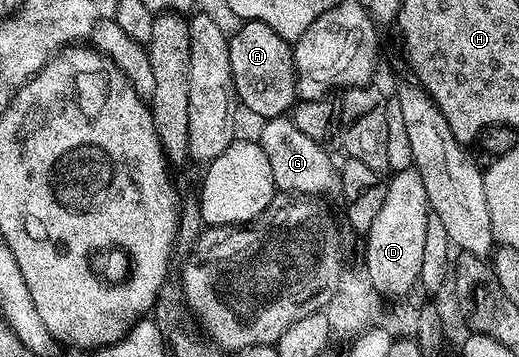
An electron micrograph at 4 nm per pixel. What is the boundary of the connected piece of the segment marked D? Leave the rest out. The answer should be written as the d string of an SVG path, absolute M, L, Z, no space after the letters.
M405 169L394 173L391 178L386 181L384 207L380 207L380 215L376 215L372 227L364 234L368 276L372 287L386 299L402 297L413 285L419 284L424 235L427 234L428 215L432 211L417 169Z

